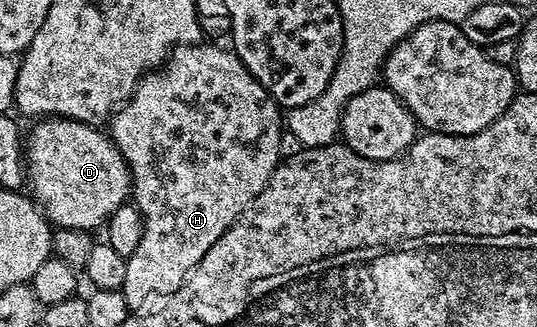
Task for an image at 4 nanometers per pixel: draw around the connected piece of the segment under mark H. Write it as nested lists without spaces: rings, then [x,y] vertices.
[[[207,42],[184,43],[175,47],[171,51],[171,54],[167,56],[162,66],[152,70],[139,80],[139,84],[136,85],[135,92],[131,94],[130,99],[109,120],[109,128],[111,127],[109,138],[114,143],[116,149],[122,153],[123,159],[131,169],[130,198],[133,200],[135,208],[139,210],[139,215],[143,219],[141,241],[137,241],[137,249],[133,249],[133,253],[127,259],[125,285],[122,290],[128,308],[131,309],[142,308],[139,306],[150,295],[155,295],[158,291],[170,293],[177,290],[187,280],[187,276],[191,274],[193,268],[199,264],[201,257],[205,257],[205,253],[209,253],[209,249],[215,242],[234,225],[235,218],[255,200],[257,193],[261,193],[261,189],[265,189],[269,177],[275,172],[275,168],[281,162],[279,146],[282,145],[283,139],[285,140],[285,119],[281,114],[279,104],[255,80],[253,73],[249,73],[249,69],[239,60],[234,50],[228,49],[226,46],[224,46],[225,48],[214,47],[213,44]]]

